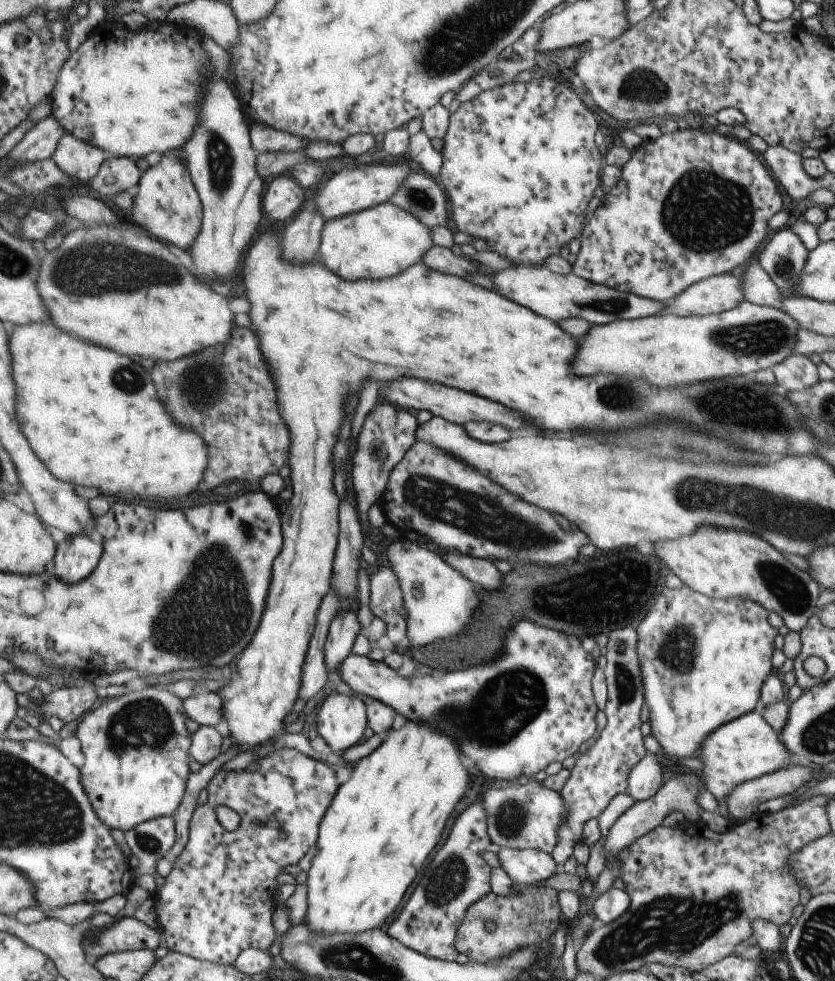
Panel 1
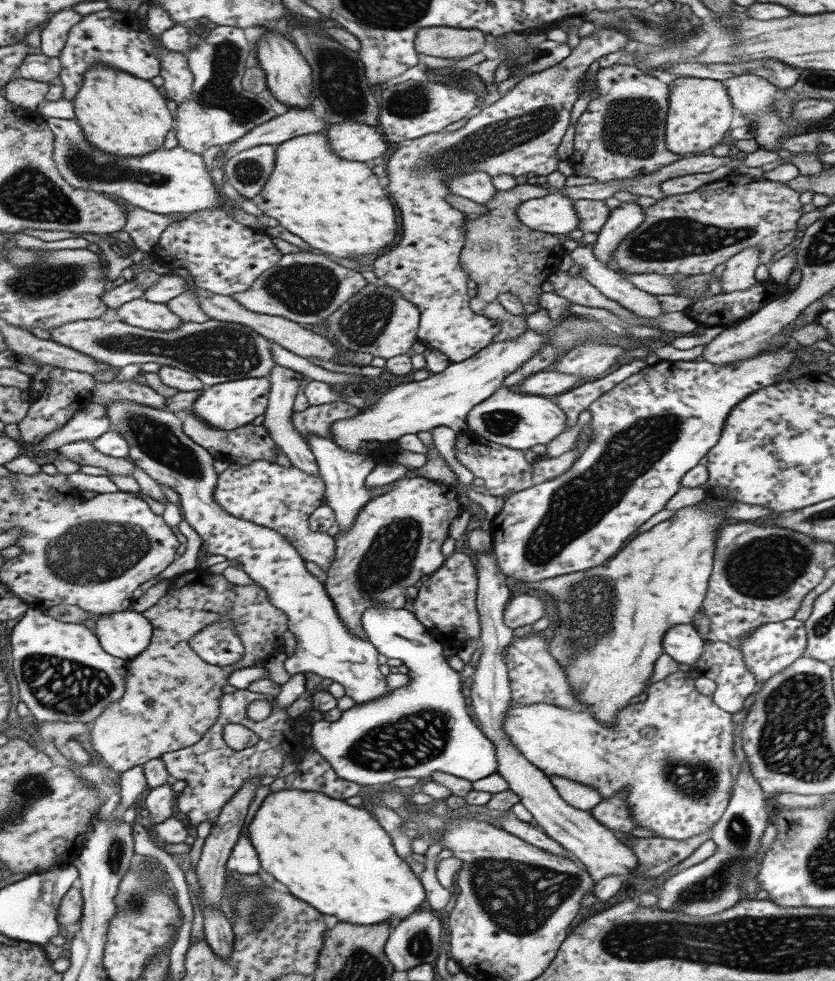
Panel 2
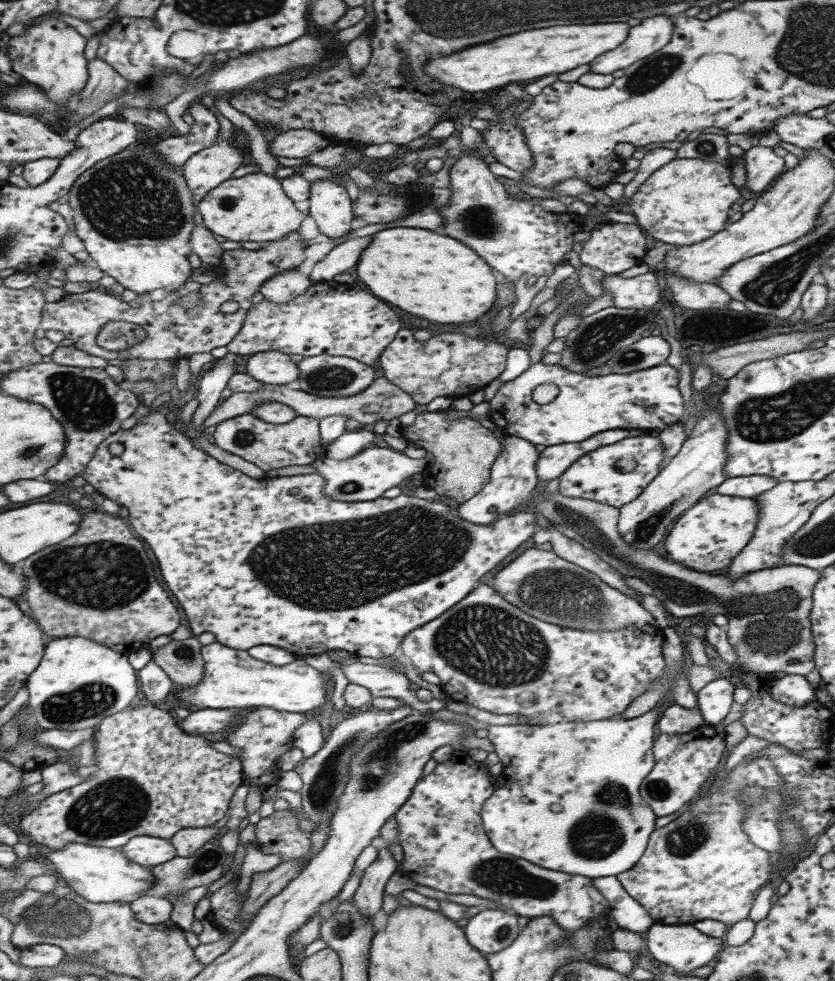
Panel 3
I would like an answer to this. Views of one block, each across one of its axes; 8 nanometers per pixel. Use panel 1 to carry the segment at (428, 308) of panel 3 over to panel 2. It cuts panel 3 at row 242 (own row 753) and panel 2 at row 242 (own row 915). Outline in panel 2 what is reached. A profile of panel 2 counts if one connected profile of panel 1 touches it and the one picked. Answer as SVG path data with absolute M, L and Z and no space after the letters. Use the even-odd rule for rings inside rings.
M317 132L289 138L275 145L273 170L261 192L251 200L264 218L275 218L279 226L299 236L310 248L317 248L339 258L351 258L353 254L379 254L395 242L397 218L393 214L391 202L387 200L388 193L385 192L383 182L371 172L370 163L339 158L331 152L327 136Z

